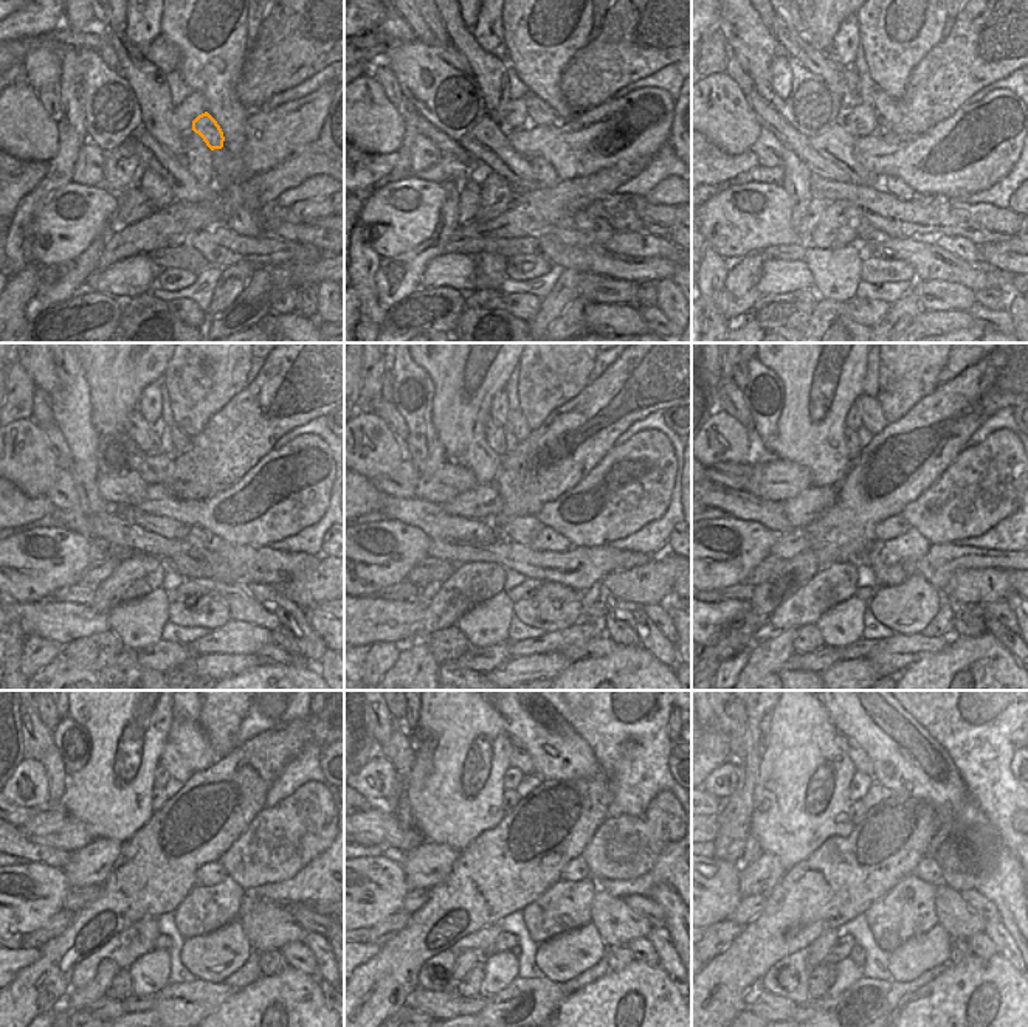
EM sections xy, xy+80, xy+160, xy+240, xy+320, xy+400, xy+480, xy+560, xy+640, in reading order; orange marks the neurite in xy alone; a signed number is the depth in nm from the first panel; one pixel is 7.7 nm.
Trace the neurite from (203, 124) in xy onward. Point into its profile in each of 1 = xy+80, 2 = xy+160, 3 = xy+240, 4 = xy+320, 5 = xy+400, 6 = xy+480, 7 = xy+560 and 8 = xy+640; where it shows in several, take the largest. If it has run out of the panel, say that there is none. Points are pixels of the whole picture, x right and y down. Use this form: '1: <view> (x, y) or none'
1: xy+80 (541, 115)
2: xy+160 (886, 109)
3: xy+240 (180, 439)
4: xy+320 (517, 419)
5: xy+400 (872, 416)
6: xy+480 (171, 760)
7: xy+560 (518, 757)
8: xy+640 (858, 756)

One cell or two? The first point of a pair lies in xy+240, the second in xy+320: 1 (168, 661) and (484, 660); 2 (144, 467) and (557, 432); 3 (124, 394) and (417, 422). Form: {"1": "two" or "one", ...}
{"1": "one", "2": "two", "3": "two"}

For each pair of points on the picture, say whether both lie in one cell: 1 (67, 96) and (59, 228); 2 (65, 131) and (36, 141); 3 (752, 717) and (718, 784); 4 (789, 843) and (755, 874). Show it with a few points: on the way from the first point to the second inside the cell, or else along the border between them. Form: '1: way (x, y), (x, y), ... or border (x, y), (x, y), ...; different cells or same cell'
1: border (70, 180), (53, 194), (39, 214); different cells
2: border (58, 123), (58, 152), (48, 162); different cells
3: border (731, 759), (737, 767), (737, 788), (729, 796); different cells
4: border (763, 852), (774, 854), (786, 871); different cells

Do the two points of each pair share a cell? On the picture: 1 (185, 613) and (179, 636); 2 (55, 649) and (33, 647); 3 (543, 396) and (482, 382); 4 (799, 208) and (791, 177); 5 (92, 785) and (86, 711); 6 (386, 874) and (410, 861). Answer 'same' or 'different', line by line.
1: different
2: same
3: different
4: same
5: same
6: different

